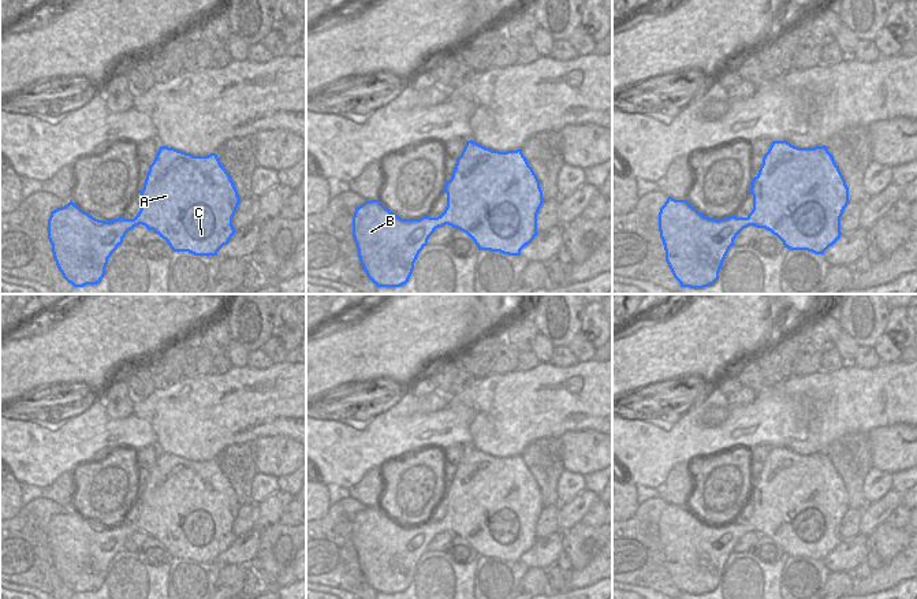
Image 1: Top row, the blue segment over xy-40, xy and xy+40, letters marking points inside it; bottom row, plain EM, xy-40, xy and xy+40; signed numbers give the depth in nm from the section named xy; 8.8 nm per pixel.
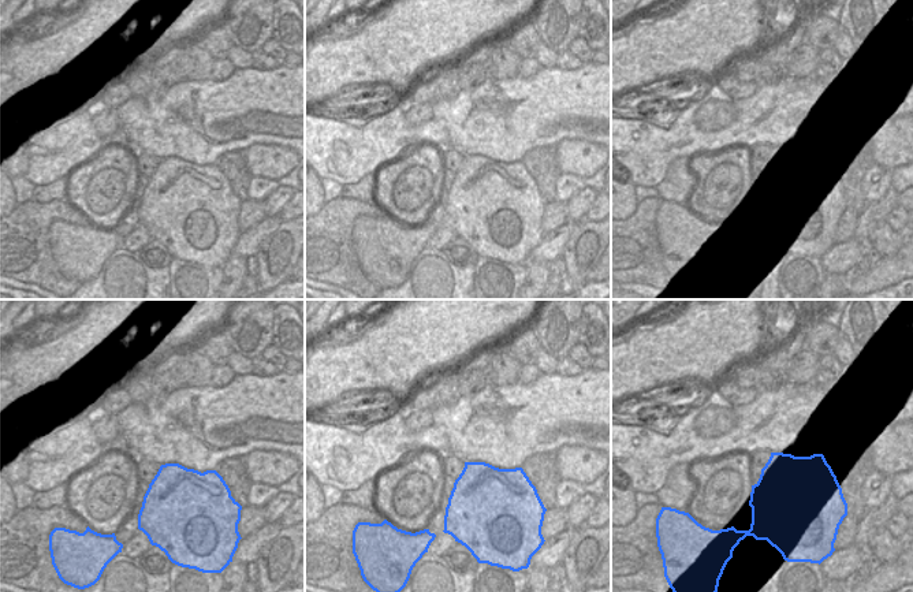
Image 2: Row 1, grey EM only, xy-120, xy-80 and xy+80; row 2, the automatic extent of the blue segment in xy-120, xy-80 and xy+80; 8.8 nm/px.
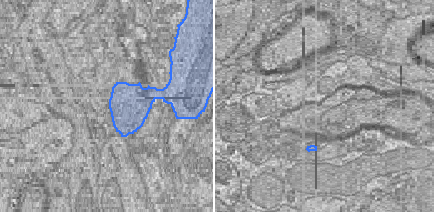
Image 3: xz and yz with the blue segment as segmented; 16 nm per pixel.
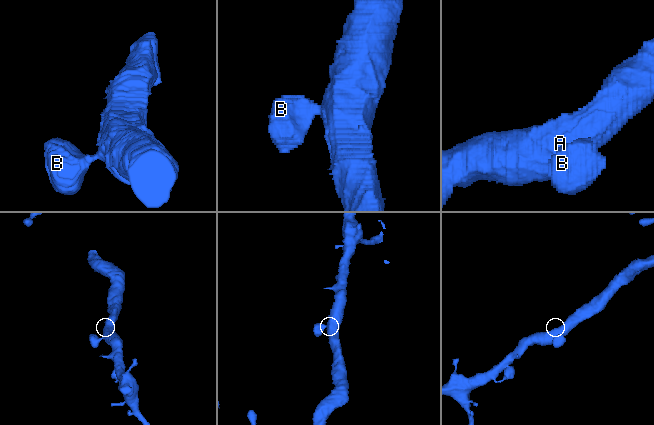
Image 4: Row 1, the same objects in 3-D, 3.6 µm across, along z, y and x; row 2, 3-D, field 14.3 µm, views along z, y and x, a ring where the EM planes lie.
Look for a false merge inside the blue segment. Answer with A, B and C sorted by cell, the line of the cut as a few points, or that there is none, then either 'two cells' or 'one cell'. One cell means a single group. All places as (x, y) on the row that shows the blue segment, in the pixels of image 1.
A B C; no cut; one cell

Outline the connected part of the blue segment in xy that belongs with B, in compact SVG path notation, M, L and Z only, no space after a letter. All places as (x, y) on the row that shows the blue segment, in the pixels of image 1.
M474 141L456 159L450 181L446 181L447 207L437 217L402 219L380 200L365 201L353 216L353 237L358 257L368 278L377 287L400 287L413 274L420 252L436 228L446 224L466 232L478 250L521 256L537 232L537 213L544 202L540 181L522 149L499 152Z

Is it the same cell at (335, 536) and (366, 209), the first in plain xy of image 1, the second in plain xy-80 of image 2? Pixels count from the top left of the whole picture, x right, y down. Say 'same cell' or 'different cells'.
same cell

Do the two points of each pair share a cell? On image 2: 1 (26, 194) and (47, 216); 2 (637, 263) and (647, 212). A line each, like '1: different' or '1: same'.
1: different
2: same

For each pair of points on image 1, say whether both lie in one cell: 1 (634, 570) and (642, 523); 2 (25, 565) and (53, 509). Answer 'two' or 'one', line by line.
1: one
2: one

